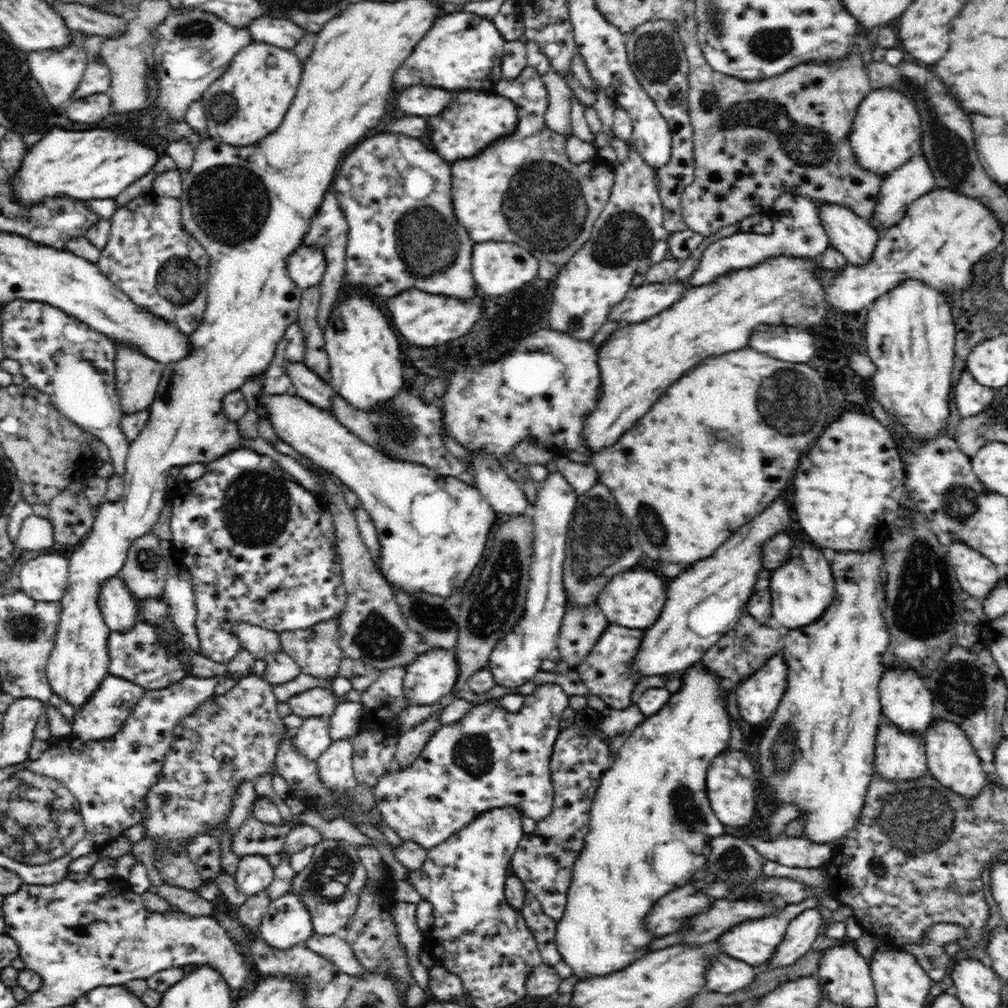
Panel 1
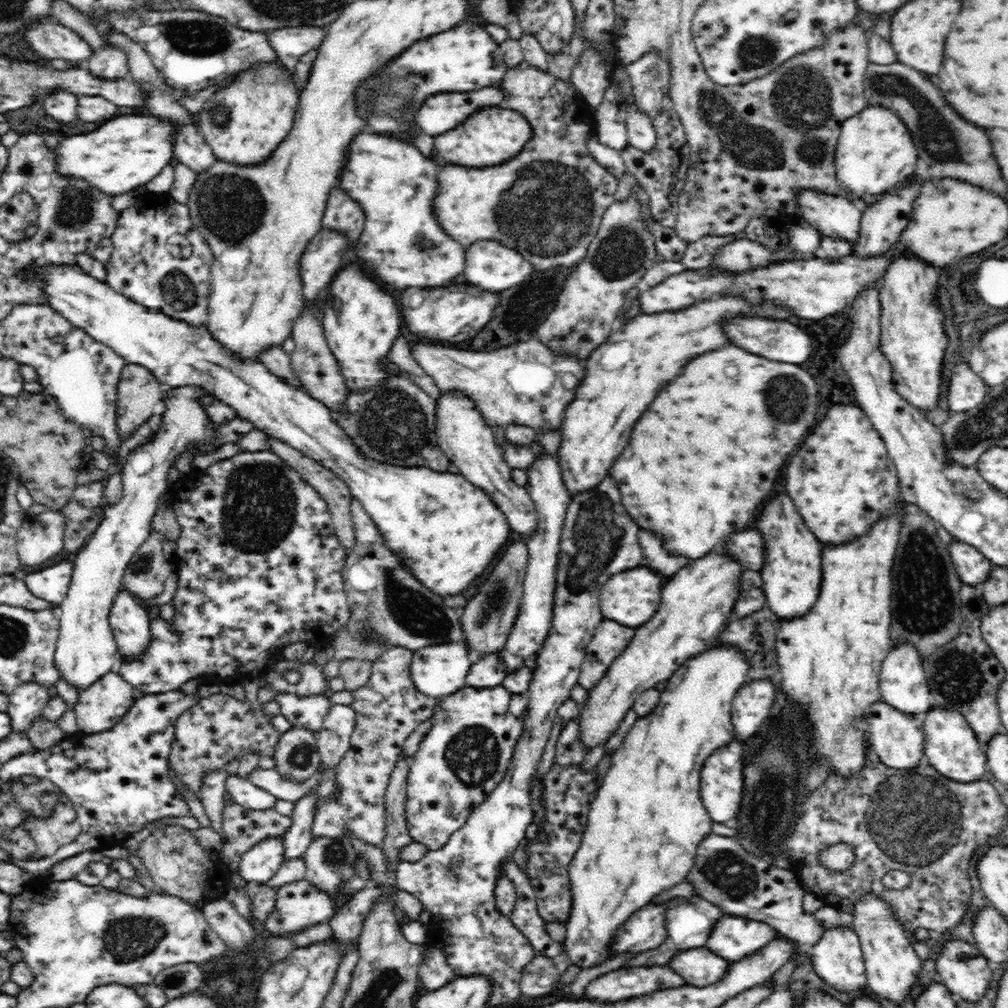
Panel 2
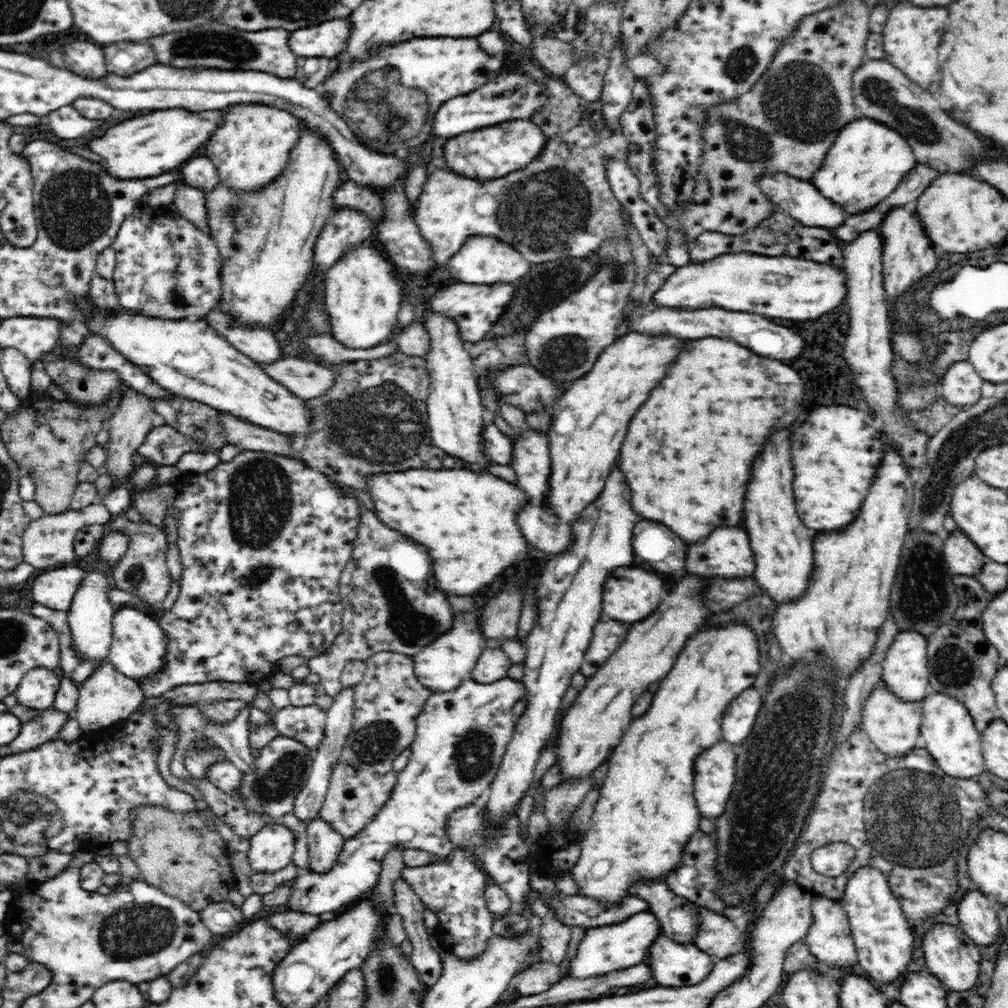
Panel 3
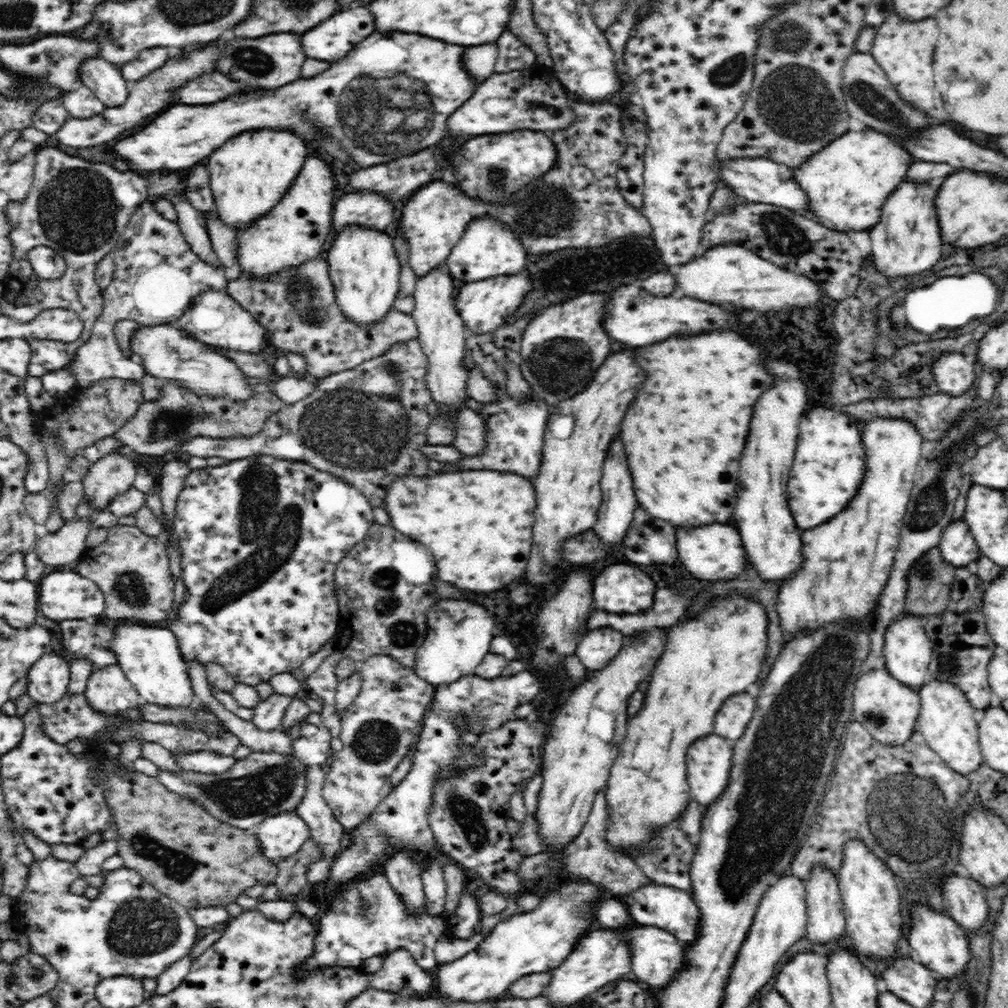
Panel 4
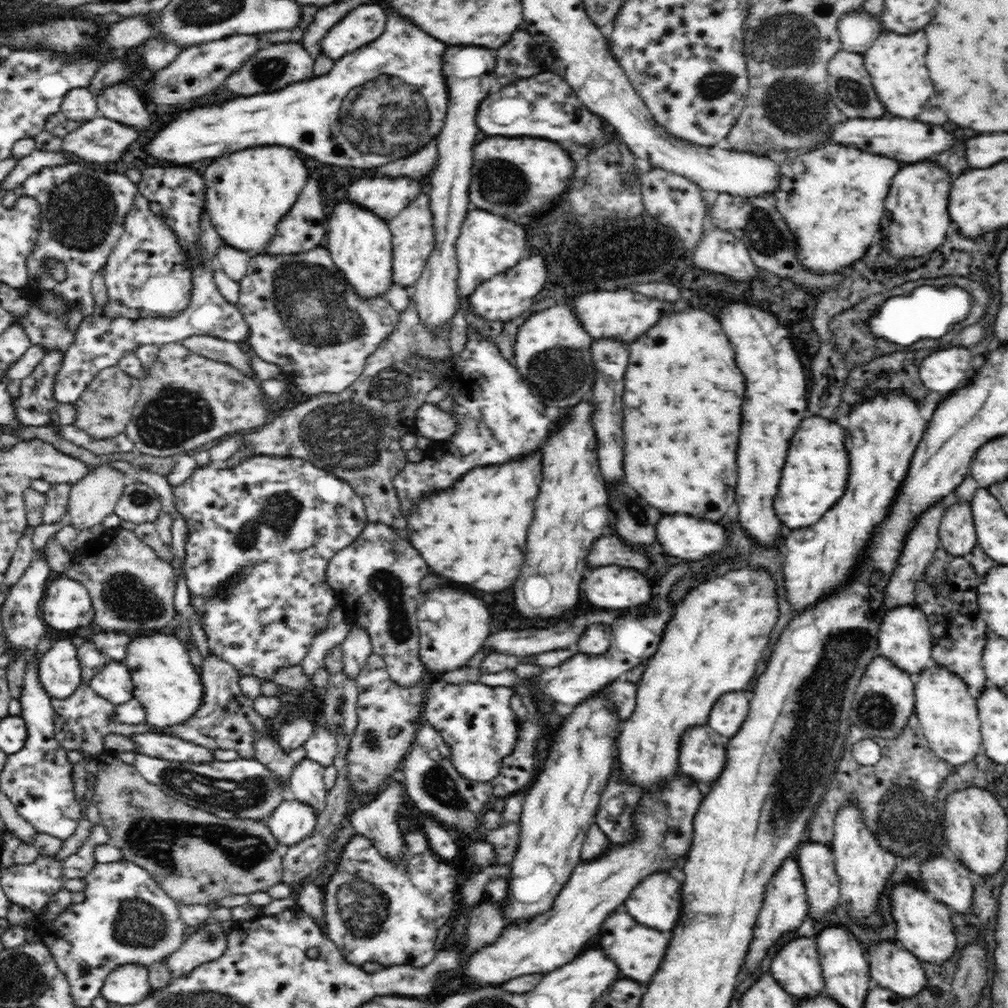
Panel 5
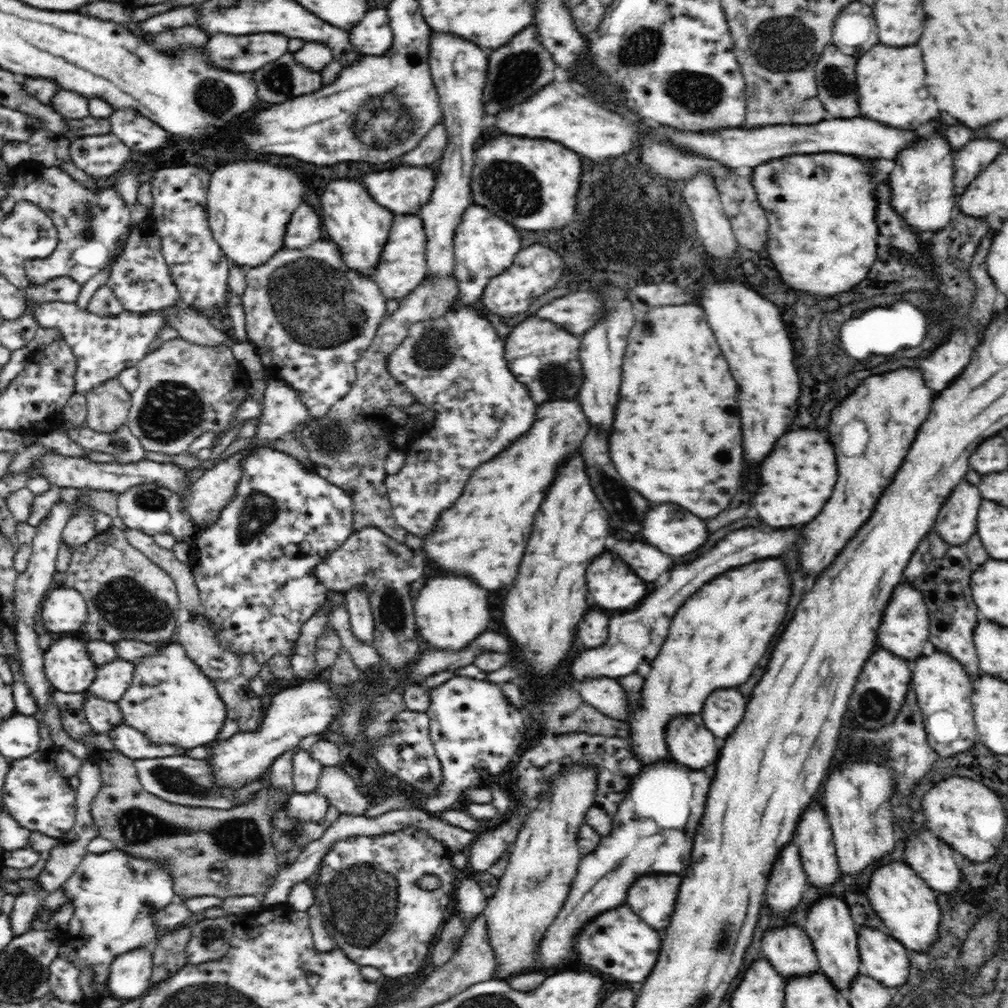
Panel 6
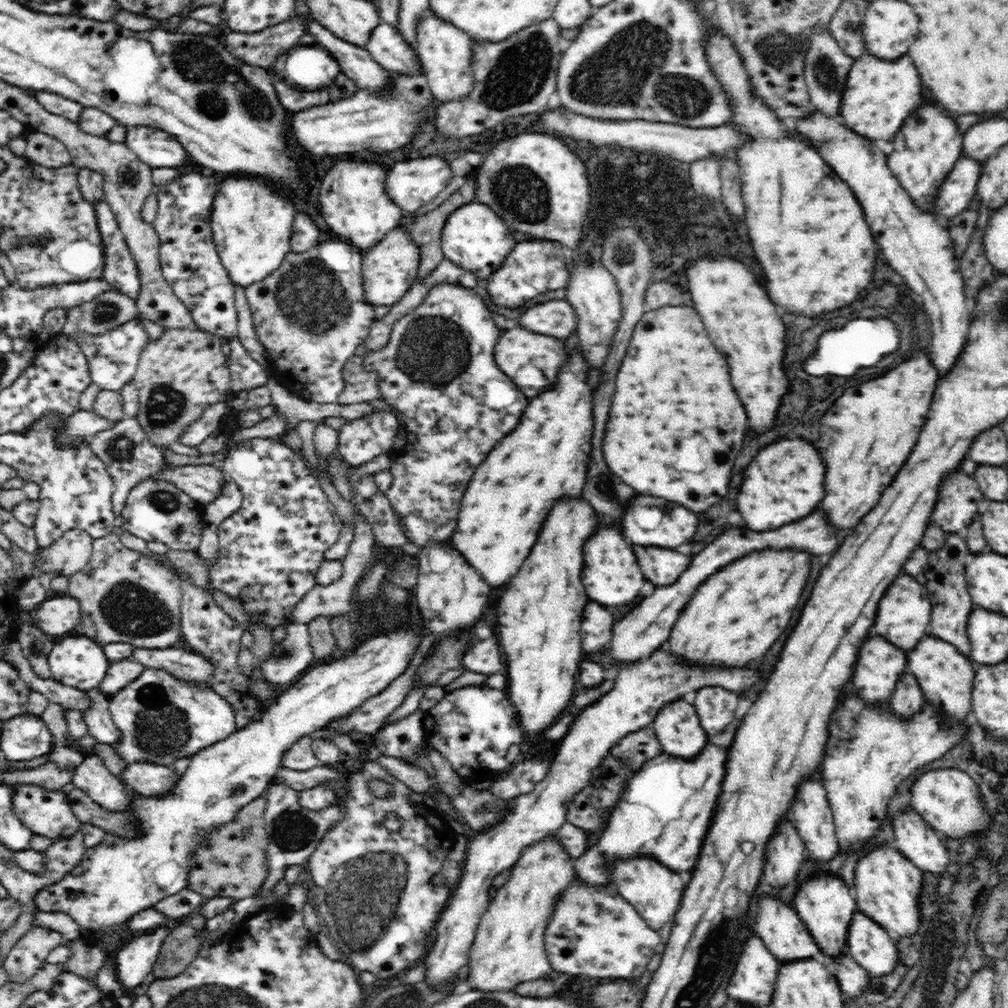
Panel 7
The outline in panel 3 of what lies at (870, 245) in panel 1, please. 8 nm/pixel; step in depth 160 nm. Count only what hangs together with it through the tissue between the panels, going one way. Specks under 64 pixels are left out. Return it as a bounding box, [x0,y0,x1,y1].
[759,173,847,229]

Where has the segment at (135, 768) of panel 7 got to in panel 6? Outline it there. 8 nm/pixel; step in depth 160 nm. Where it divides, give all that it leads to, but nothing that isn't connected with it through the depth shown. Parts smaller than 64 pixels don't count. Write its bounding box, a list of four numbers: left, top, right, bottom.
[134,756,262,810]

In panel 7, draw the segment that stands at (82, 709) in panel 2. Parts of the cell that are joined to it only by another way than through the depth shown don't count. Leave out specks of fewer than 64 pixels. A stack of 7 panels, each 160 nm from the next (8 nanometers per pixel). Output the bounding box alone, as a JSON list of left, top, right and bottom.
[98,658,146,696]

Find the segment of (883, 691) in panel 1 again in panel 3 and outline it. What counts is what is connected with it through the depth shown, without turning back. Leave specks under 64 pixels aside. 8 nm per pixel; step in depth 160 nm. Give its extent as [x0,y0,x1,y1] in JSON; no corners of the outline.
[881,631,932,701]

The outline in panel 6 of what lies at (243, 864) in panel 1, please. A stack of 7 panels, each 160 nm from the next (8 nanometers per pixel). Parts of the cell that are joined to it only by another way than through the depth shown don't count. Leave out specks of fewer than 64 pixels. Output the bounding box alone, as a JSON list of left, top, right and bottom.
[285,791,329,822]

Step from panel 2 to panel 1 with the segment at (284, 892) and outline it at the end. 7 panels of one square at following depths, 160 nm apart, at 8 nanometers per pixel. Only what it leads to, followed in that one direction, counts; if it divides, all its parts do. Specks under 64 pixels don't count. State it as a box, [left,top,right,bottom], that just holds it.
[256,889,313,952]

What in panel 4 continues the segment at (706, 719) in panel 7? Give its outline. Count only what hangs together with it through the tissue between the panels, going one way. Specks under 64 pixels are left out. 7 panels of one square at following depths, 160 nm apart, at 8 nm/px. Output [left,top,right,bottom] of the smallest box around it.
[714,691,756,742]

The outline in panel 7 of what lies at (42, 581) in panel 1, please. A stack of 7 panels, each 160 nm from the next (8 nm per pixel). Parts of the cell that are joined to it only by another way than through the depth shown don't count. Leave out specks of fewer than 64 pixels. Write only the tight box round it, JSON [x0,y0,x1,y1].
[30,595,80,640]

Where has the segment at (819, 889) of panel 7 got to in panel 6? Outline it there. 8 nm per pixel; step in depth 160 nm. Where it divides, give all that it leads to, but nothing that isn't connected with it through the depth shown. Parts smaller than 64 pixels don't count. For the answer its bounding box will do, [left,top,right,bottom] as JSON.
[804,895,859,988]

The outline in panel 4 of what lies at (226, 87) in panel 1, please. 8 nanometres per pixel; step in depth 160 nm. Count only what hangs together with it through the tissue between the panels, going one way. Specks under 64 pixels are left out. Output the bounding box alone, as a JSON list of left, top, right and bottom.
[206,130,309,229]

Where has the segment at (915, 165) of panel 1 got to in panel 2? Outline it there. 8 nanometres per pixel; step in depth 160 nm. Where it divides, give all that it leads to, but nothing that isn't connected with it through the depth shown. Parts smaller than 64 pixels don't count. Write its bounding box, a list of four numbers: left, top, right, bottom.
[850,171,926,259]

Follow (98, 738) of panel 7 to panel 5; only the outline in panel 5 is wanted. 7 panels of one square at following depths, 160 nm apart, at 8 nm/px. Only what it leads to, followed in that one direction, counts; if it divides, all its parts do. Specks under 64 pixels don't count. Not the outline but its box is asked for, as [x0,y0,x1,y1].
[128,732,214,764]

